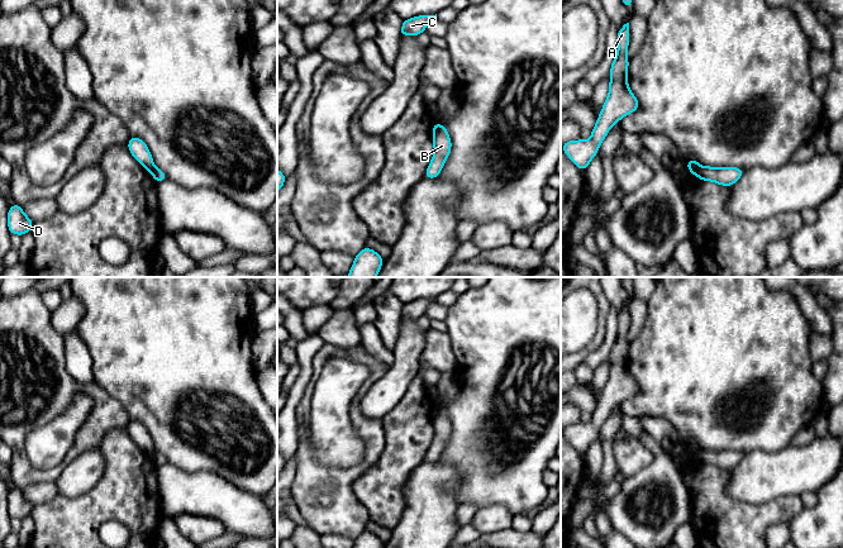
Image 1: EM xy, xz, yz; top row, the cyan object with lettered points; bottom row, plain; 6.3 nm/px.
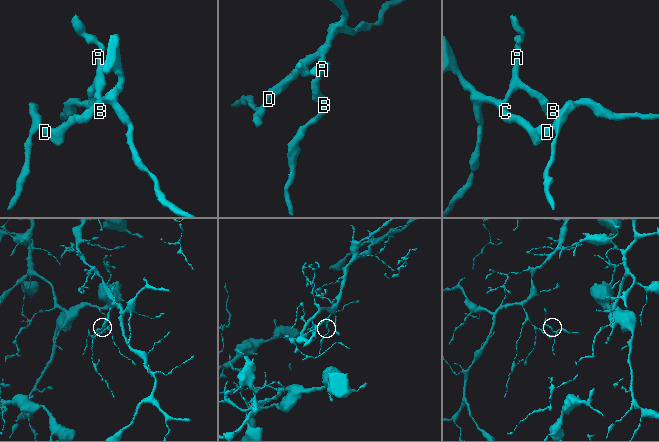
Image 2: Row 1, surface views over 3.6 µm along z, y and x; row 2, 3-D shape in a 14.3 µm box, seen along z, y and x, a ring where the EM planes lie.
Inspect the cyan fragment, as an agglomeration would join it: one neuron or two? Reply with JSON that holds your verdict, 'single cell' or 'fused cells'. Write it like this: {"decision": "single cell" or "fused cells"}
{"decision": "fused cells"}

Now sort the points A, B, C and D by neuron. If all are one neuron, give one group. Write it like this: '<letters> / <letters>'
A C D / B

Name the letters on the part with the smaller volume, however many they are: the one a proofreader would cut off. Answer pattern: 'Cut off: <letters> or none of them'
Cut off: B

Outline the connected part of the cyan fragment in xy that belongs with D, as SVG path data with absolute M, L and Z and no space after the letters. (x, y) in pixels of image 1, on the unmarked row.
M14 487L8 495L8 513L11 518L24 519L32 514L34 505L29 502L20 489Z

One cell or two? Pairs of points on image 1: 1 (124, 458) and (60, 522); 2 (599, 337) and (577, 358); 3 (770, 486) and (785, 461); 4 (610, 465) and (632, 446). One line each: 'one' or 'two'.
1: one
2: one
3: one
4: two

